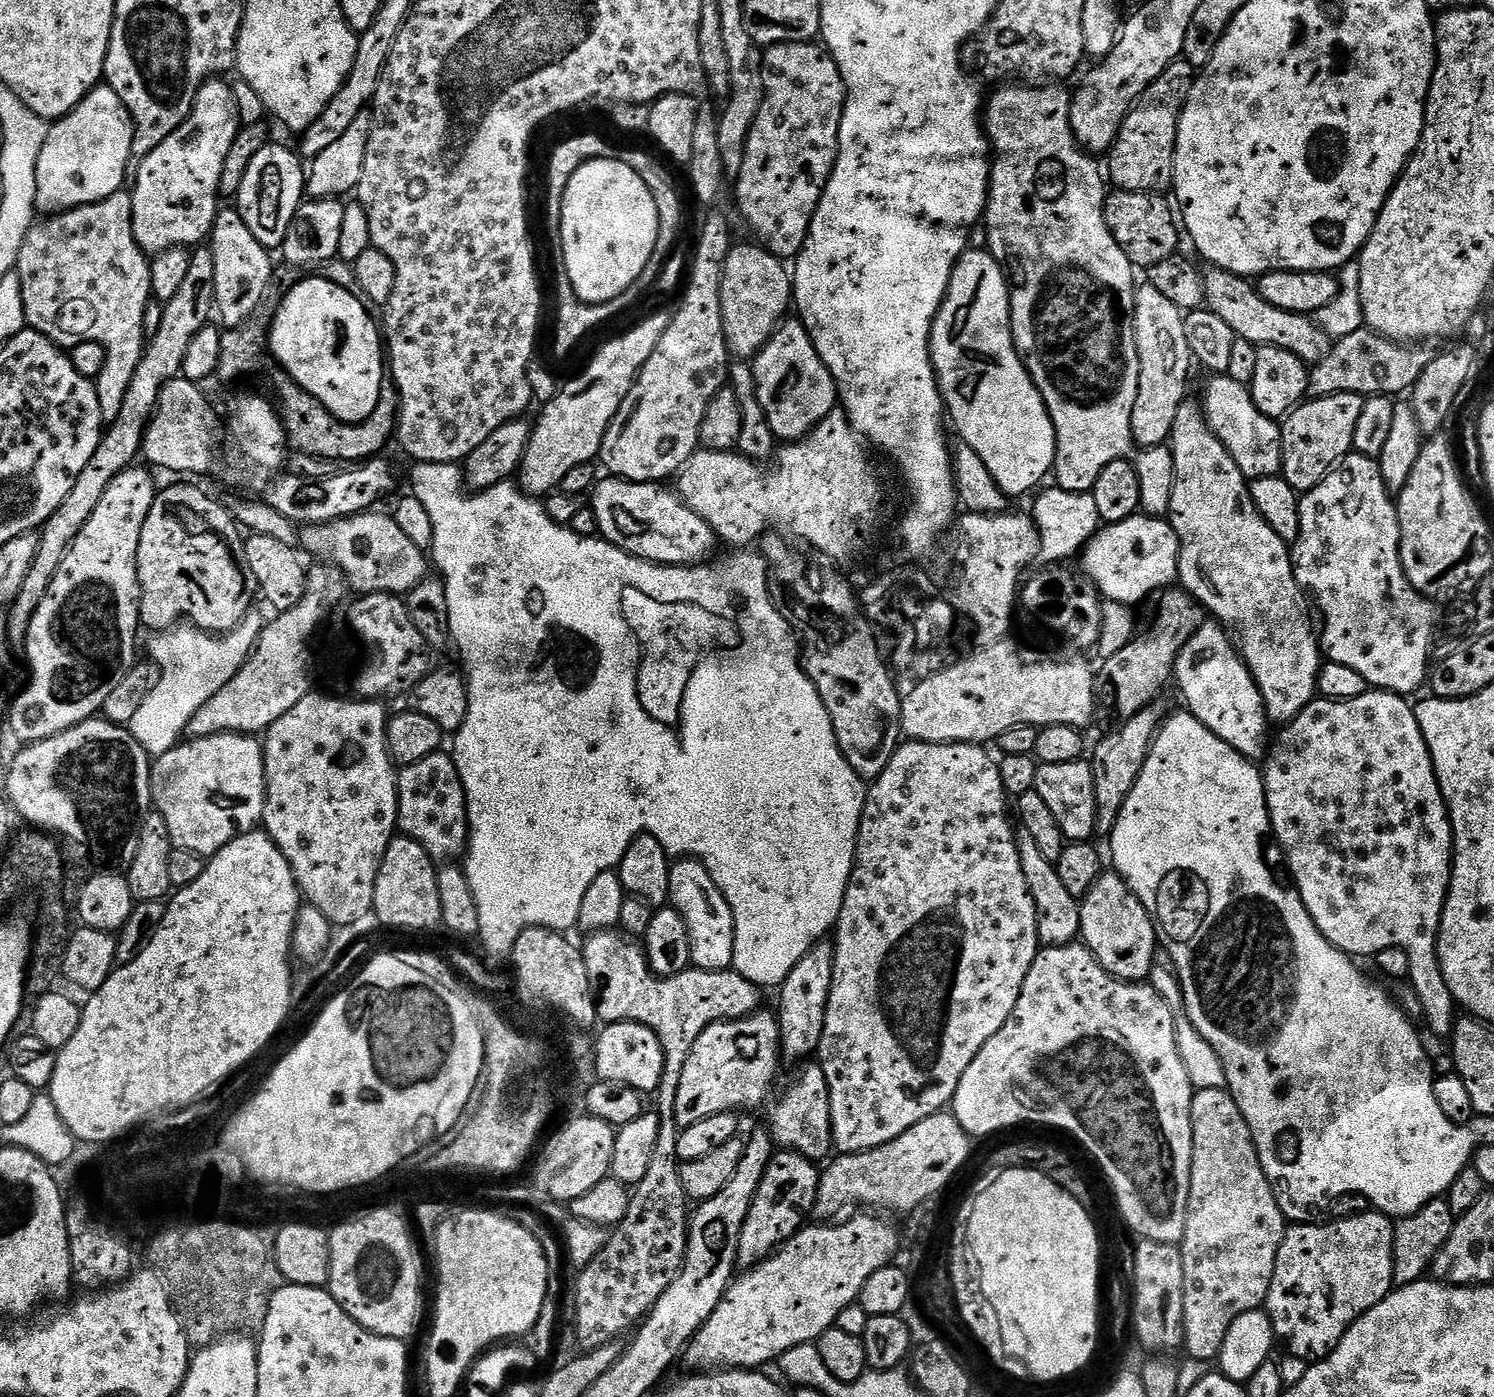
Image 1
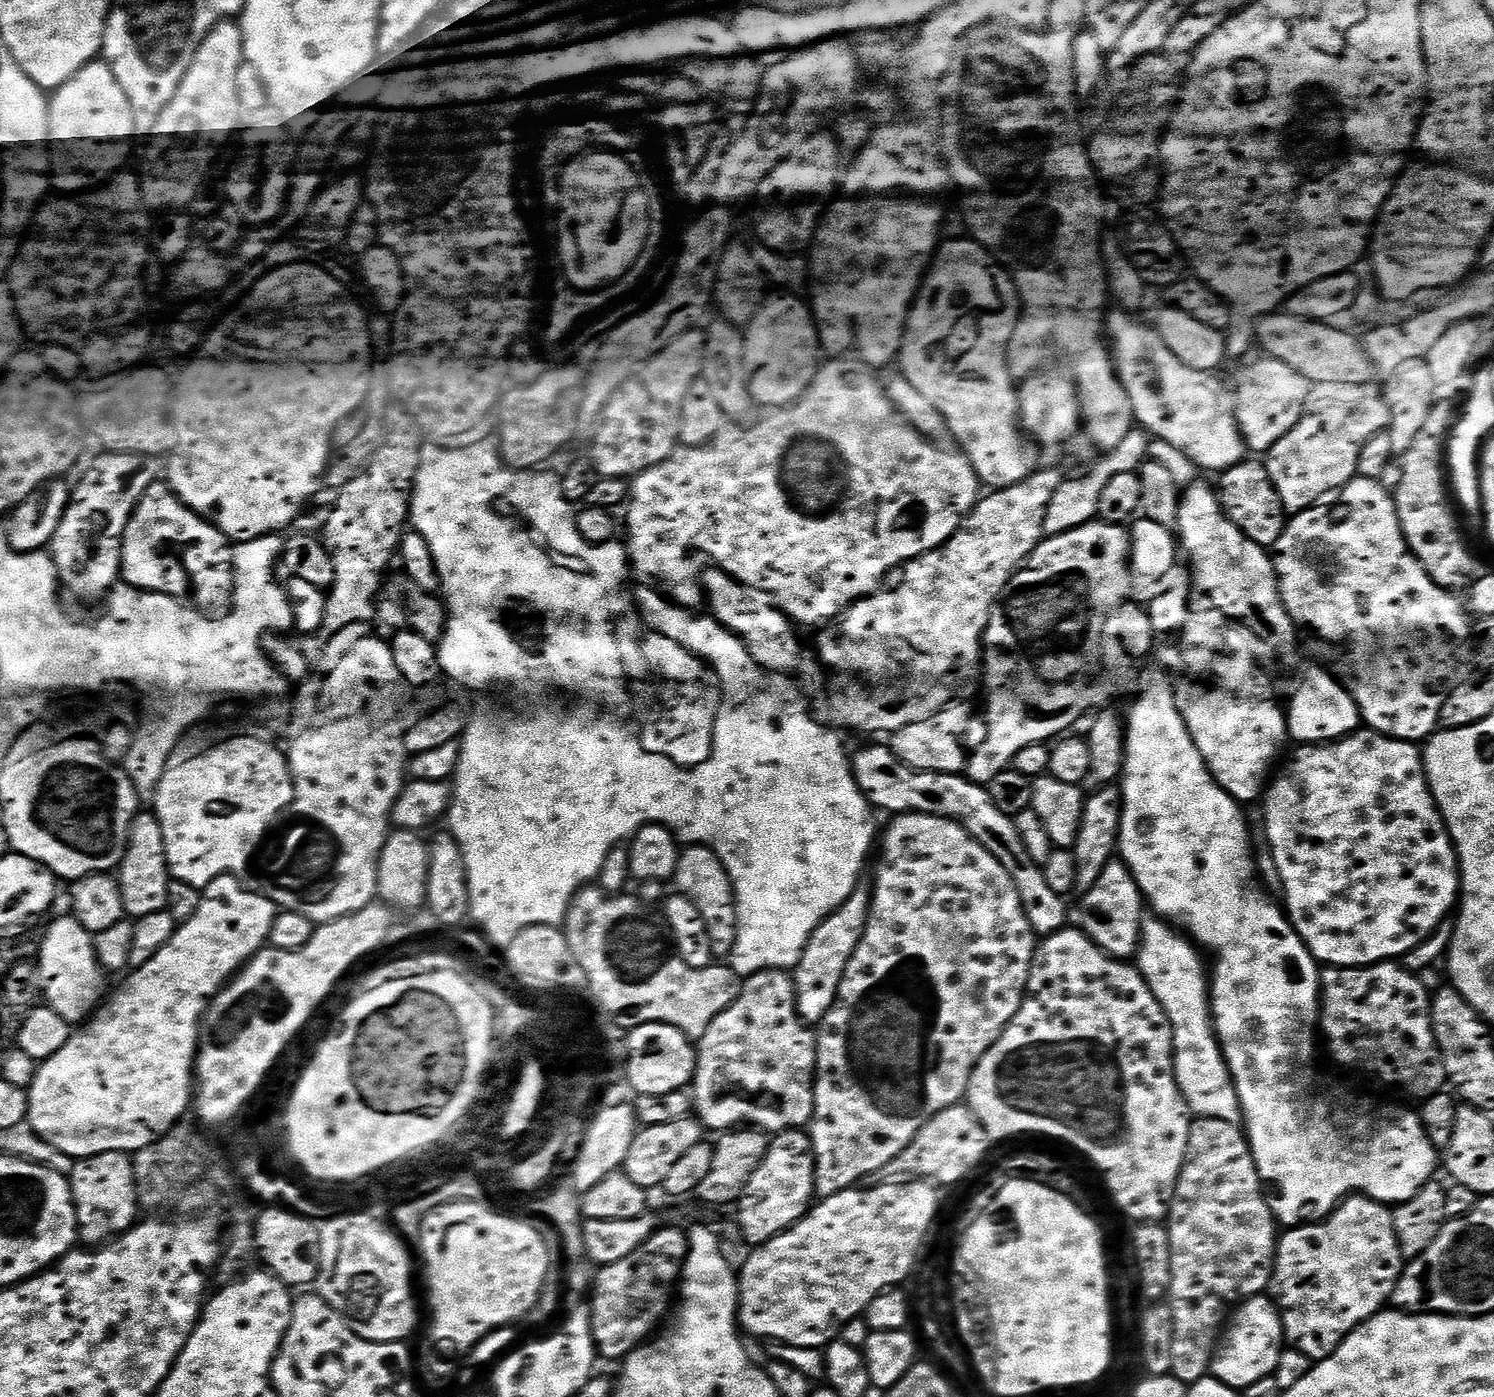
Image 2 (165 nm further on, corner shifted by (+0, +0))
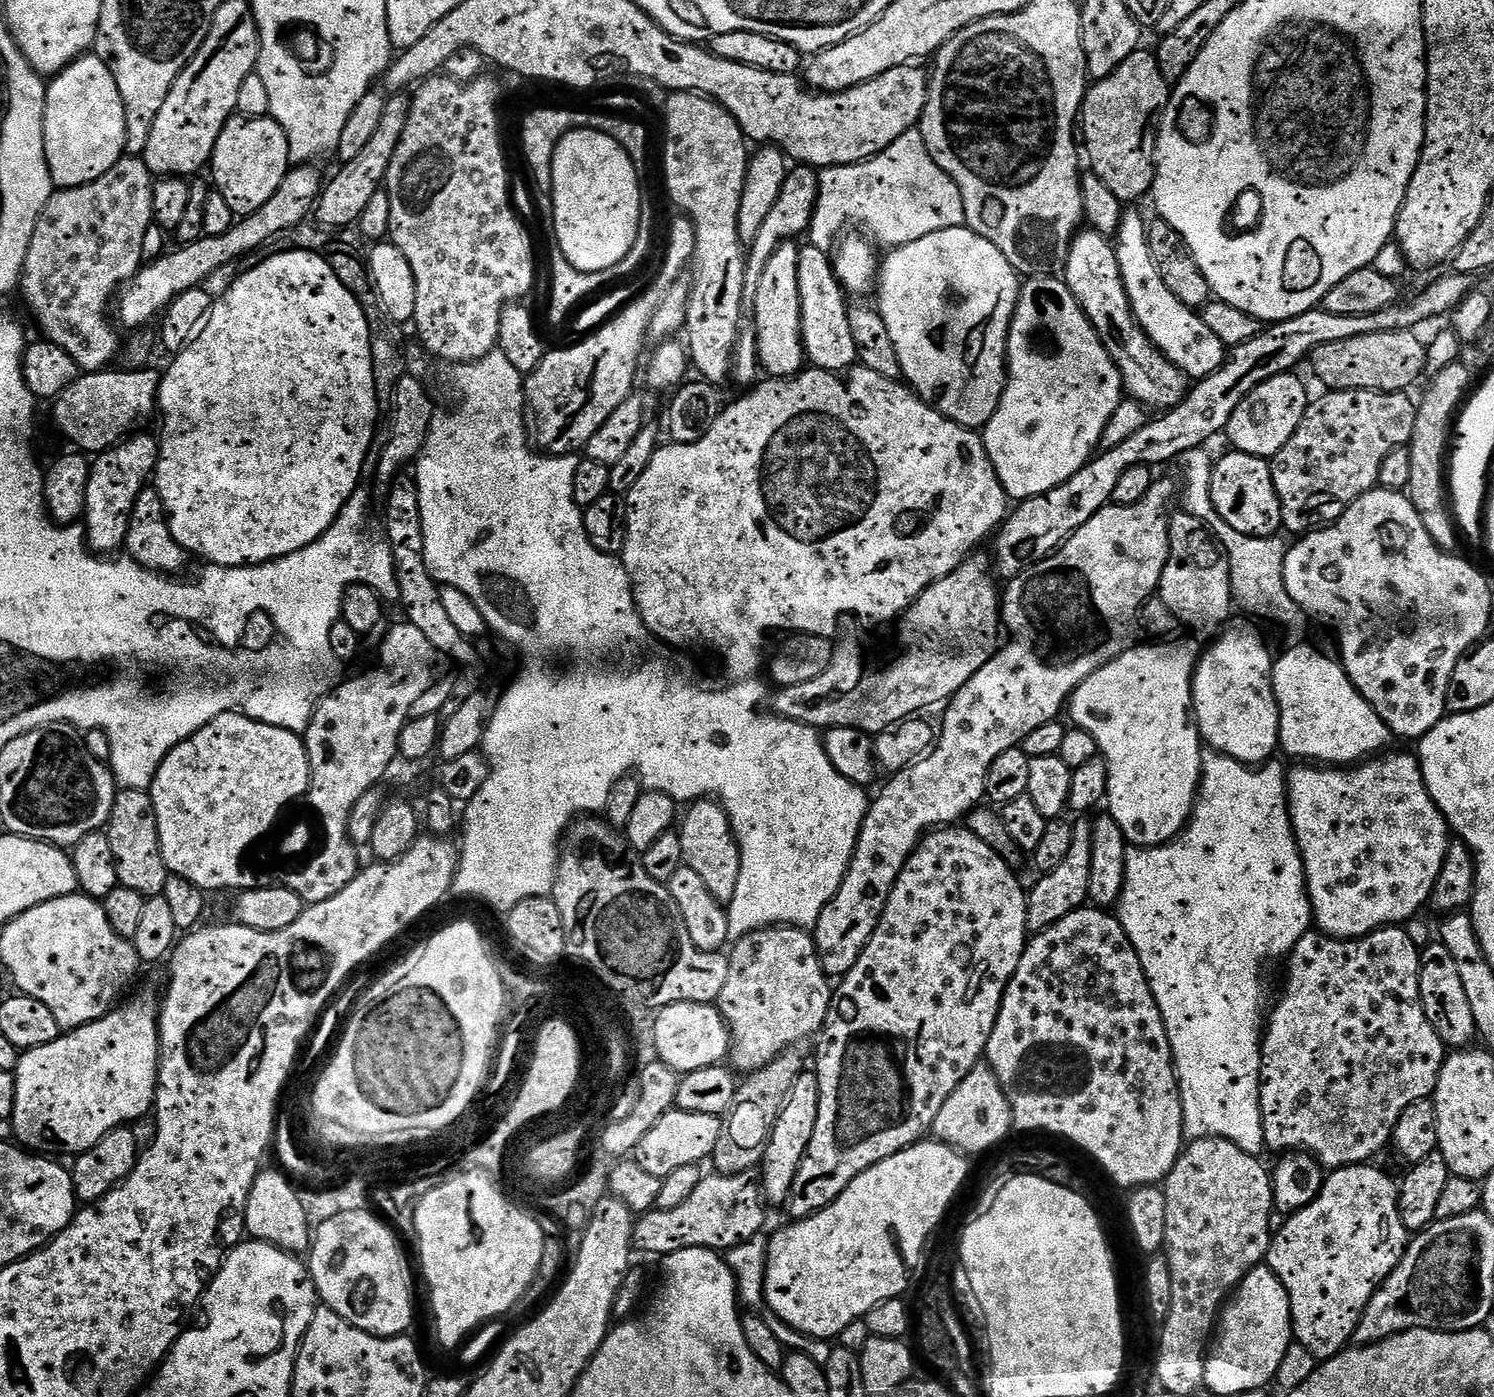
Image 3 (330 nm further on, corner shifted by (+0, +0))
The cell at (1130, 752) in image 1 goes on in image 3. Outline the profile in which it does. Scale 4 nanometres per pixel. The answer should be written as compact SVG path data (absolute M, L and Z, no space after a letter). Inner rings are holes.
M1088 818L1077 819L1072 824L1074 830L1074 843L1070 845L1067 857L1055 870L1043 873L1033 888L1027 893L1028 909L1026 922L1029 933L1035 934L1054 926L1054 922L1062 922L1066 914L1085 907L1089 903L1090 890L1090 854L1092 853L1092 820Z

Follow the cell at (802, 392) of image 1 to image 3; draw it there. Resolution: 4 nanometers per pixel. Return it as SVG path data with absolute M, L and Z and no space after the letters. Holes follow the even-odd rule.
M795 243L780 244L766 262L758 294L754 298L751 323L756 326L760 367L769 377L795 376L805 367L804 339L802 338L802 298L798 290L798 258L800 248Z

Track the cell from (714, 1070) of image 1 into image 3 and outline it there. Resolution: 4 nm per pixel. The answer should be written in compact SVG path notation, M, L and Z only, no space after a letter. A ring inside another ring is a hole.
M791 926L760 928L756 932L739 937L731 948L726 986L722 986L718 1007L724 1021L728 1023L731 1067L737 1073L751 1074L766 1067L787 1048L803 1045L802 1042L807 1036L815 1037L819 1033L828 1017L834 988L830 978L824 973L811 931Z

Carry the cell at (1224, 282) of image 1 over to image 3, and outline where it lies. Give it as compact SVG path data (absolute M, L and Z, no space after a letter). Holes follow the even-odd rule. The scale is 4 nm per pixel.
M1409 330L1406 332L1379 332L1378 334L1362 334L1358 338L1346 338L1346 342L1326 342L1326 346L1318 346L1310 353L1310 365L1312 364L1312 372L1325 385L1325 389L1341 392L1342 390L1370 390L1371 392L1408 392L1411 389L1411 384L1419 378L1420 375L1425 375L1426 369L1424 363L1426 362L1426 354L1428 349L1425 341L1419 340L1416 337L1415 331Z

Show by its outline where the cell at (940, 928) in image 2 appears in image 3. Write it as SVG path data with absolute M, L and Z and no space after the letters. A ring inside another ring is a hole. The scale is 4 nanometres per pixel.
M945 826L929 832L912 852L894 882L894 890L890 890L890 898L882 910L882 918L870 942L866 942L866 950L862 950L858 962L854 962L852 969L835 985L828 1017L815 1041L817 1044L814 1071L818 1078L818 1122L814 1126L814 1138L810 1138L810 1146L802 1158L802 1166L798 1166L798 1178L794 1178L794 1186L790 1190L790 1198L786 1205L786 1211L792 1220L804 1220L807 1216L822 1211L838 1198L838 1194L842 1194L842 1190L846 1190L846 1186L850 1186L850 1182L854 1182L854 1178L858 1178L858 1174L898 1154L903 1148L917 1143L936 1121L938 1110L942 1110L942 1102L946 1102L946 1098L954 1094L962 1078L966 1078L966 1074L970 1074L970 1070L974 1070L977 1064L981 1063L988 1050L994 1022L1000 1013L1004 992L1014 970L1018 970L1024 946L1030 939L1026 922L1028 897L1026 888L1020 885L1016 875L1004 857L999 856L989 844L982 842L982 838L978 838L964 826Z

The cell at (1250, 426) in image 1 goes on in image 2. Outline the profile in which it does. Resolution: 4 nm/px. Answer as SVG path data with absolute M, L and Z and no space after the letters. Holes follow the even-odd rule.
M1128 312L1107 313L1106 336L1110 341L1116 372L1124 383L1126 394L1130 394L1130 406L1136 415L1136 424L1147 431L1150 437L1170 442L1170 446L1178 446L1178 450L1195 461L1199 469L1204 471L1205 468L1213 474L1225 472L1227 468L1244 461L1246 445L1236 417L1236 398L1233 389L1228 389L1216 372L1203 372L1194 370L1194 366L1186 366L1186 362L1182 362L1182 358L1178 358L1178 354L1174 354L1166 342L1162 342L1151 323L1143 324Z

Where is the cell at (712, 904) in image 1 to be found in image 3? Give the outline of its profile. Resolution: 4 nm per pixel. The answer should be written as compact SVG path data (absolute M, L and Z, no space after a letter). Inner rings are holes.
M712 798L695 801L688 813L683 813L678 824L682 846L683 867L695 870L702 882L710 889L710 894L718 902L727 906L738 890L738 870L740 869L740 847L732 832L732 823L723 804Z

